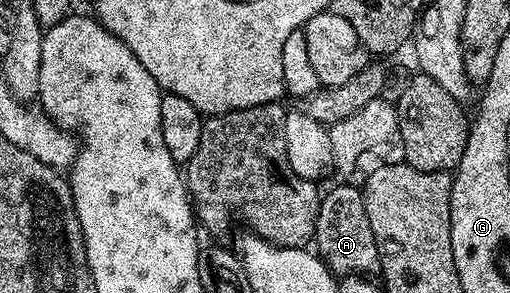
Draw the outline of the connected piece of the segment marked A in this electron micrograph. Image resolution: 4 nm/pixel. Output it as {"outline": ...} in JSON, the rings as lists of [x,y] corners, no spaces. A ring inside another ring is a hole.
{"outline":[[[338,183],[334,189],[321,196],[319,213],[315,221],[315,250],[328,264],[329,271],[335,276],[368,273],[379,264],[377,243],[366,214],[363,192],[353,184]]]}

